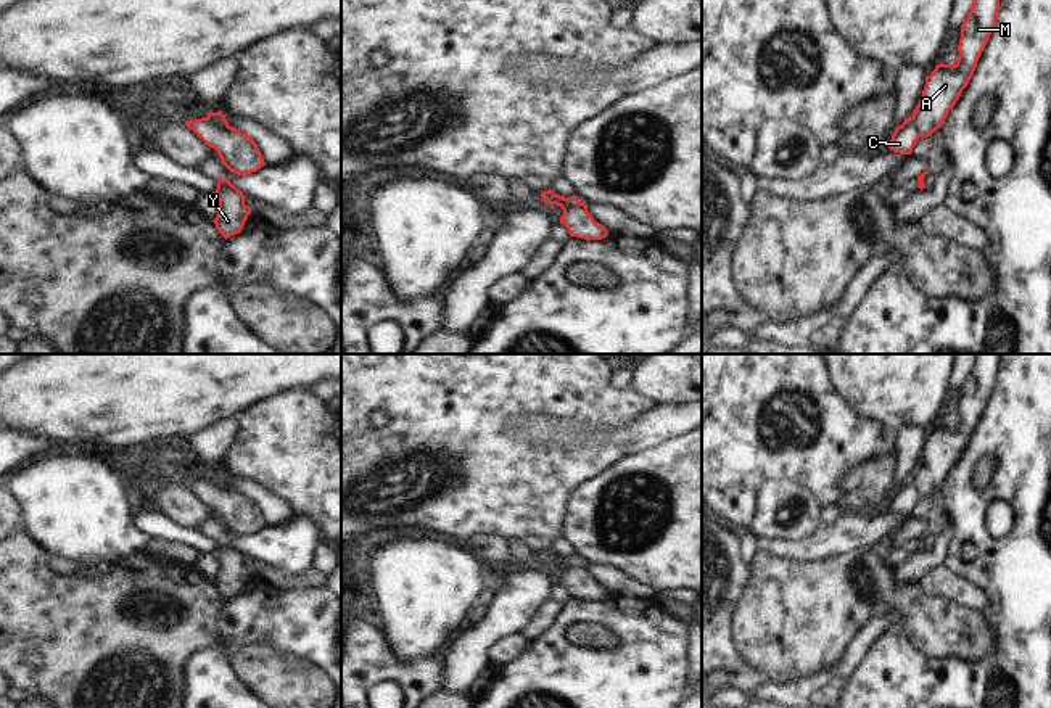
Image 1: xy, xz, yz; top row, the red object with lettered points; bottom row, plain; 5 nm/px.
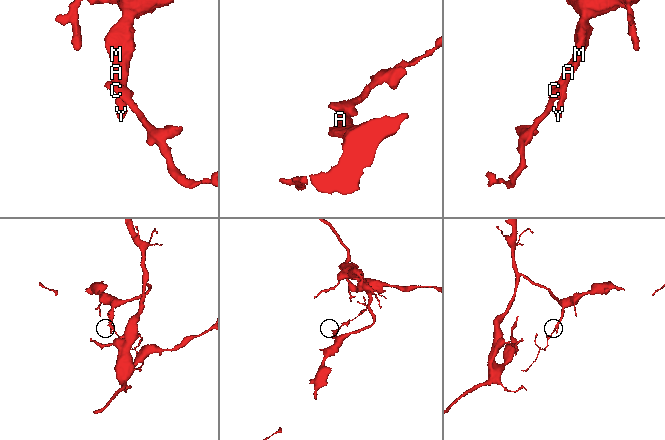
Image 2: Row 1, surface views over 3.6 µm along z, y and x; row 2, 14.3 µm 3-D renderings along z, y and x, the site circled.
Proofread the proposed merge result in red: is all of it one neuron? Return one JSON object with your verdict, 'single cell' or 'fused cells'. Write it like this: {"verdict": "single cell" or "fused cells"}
{"verdict": "fused cells"}

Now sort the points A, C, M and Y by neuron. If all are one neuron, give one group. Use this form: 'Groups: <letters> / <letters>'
Groups: A M Y / C

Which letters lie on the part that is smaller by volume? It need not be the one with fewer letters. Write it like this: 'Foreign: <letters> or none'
Foreign: C

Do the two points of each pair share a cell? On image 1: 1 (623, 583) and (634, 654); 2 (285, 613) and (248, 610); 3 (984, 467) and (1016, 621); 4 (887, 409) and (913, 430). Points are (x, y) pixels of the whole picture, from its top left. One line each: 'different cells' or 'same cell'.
1: different cells
2: same cell
3: different cells
4: different cells

